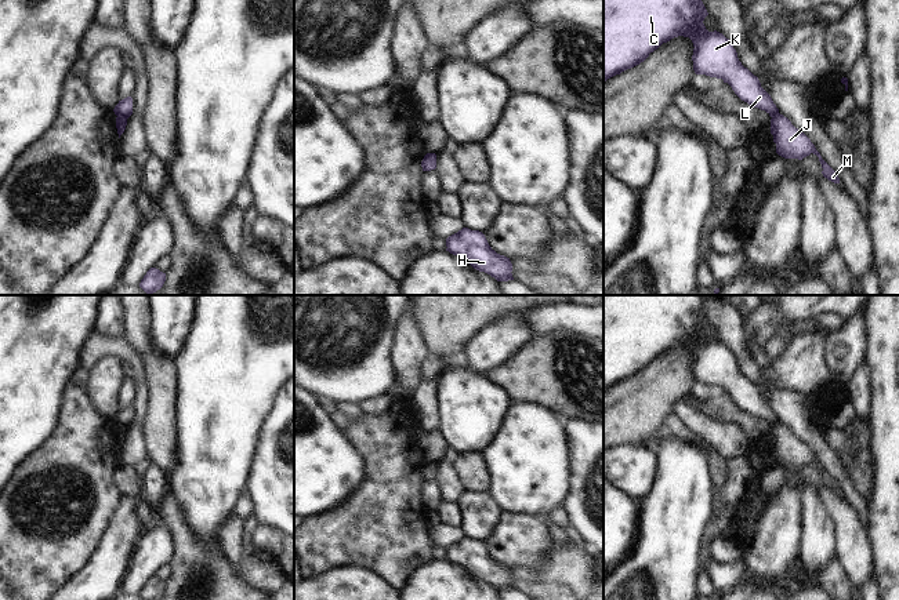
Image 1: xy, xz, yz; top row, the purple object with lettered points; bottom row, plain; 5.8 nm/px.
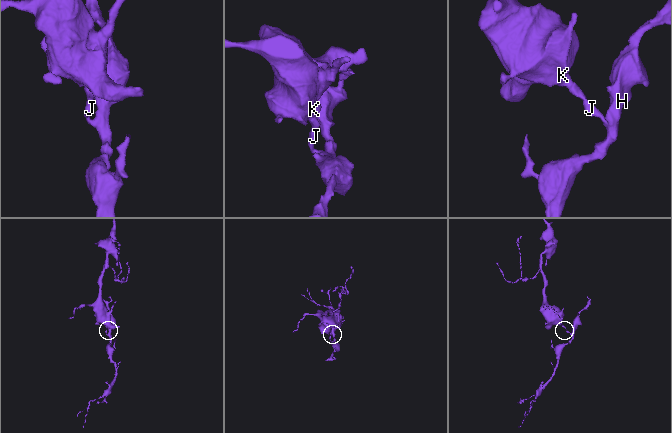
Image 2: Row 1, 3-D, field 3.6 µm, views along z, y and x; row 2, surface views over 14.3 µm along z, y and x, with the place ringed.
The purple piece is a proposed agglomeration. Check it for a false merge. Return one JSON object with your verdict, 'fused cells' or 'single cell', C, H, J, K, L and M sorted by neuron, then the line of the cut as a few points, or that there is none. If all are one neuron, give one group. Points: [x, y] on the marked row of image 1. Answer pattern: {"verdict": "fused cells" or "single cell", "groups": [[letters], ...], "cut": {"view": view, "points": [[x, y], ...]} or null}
{"verdict": "fused cells", "groups": [["C", "K", "L"], ["H", "J", "M"]], "cut": {"view": "xy", "points": [[118, 116], [126, 119]]}}

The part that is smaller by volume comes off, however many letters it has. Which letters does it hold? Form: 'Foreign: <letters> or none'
Foreign: H, J, M

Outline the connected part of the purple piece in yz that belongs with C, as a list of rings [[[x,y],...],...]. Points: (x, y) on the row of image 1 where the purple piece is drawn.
[[[603,0],[603,83],[644,62],[649,54],[657,50],[663,43],[684,36],[689,37],[695,47],[692,61],[696,74],[722,79],[742,101],[765,110],[771,117],[776,116],[779,109],[771,95],[761,87],[758,77],[742,65],[729,39],[717,30],[708,32],[706,29],[703,21],[707,15],[708,12],[702,0]]]

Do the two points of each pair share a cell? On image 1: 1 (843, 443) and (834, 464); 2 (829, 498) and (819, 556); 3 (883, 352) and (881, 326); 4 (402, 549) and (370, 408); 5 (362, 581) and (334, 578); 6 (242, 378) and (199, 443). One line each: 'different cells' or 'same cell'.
1: different cells
2: different cells
3: same cell
4: different cells
5: same cell
6: same cell

